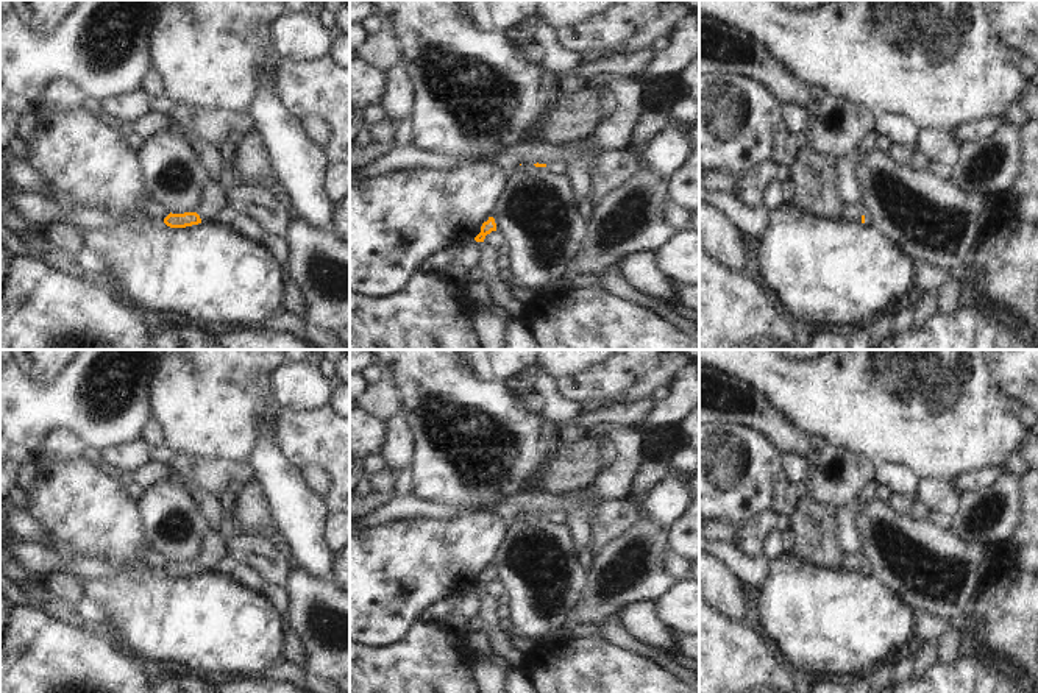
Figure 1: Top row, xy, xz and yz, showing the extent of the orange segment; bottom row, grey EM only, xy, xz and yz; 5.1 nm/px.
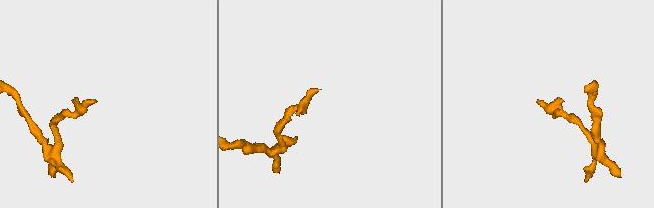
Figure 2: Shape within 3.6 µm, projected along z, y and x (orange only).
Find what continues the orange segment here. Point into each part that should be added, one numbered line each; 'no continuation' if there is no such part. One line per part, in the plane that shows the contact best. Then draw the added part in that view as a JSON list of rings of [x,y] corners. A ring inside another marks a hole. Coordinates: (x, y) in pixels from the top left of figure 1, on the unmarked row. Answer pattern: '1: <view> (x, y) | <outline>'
1: xy (213, 547) | [[[208,524],[201,535],[197,557],[201,573],[223,557],[229,557],[228,540],[223,538],[220,531]]]

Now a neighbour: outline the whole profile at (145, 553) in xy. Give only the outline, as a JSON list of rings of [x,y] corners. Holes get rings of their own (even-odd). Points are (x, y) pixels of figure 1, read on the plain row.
[[[145,540],[140,548],[136,551],[136,557],[155,571],[164,571],[164,568],[170,563],[164,556],[156,553]]]

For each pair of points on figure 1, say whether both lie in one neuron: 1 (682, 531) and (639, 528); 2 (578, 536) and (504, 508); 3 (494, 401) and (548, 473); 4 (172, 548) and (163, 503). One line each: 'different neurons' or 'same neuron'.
1: different neurons
2: same neuron
3: different neurons
4: same neuron

